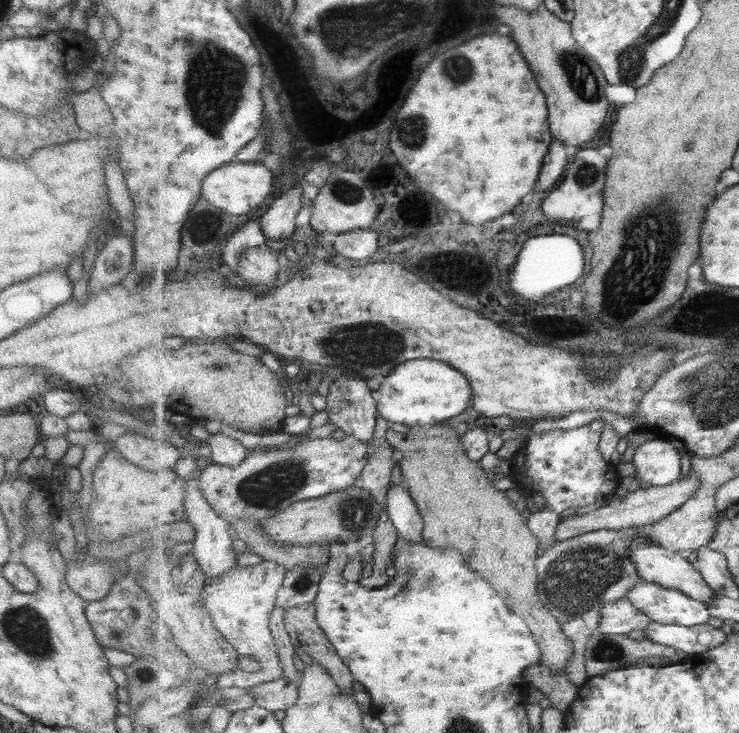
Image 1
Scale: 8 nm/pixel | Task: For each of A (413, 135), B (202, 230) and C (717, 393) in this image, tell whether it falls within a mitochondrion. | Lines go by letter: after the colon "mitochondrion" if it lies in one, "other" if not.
A: mitochondrion
B: mitochondrion
C: mitochondrion

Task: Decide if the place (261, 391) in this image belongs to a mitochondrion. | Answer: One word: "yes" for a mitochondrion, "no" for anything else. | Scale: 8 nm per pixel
no

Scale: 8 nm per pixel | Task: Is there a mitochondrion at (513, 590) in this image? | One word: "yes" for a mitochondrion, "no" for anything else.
no

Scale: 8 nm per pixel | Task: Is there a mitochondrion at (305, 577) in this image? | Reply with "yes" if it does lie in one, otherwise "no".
yes

